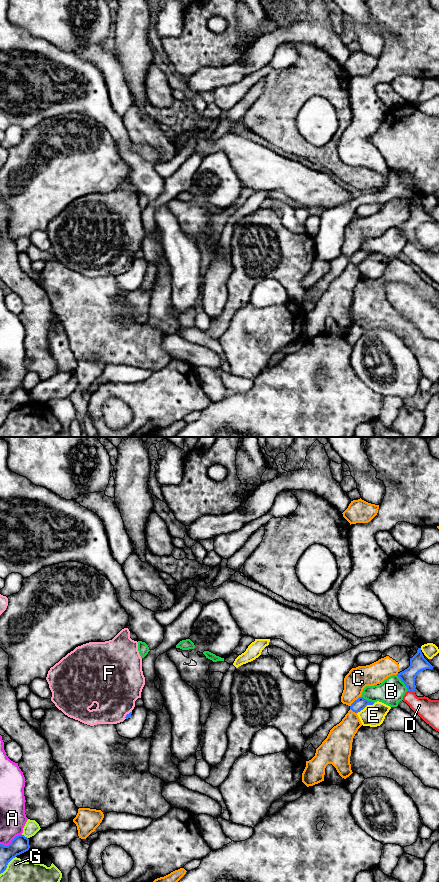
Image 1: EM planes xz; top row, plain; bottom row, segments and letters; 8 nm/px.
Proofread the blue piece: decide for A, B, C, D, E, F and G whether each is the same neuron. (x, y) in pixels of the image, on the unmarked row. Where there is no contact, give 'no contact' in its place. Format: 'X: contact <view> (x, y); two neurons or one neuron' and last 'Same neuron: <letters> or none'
A: contact xz (11, 394); two neurons
B: contact xz (403, 234); two neurons
C: contact xz (354, 253); two neurons
D: contact xz (411, 242); two neurons
E: contact xz (365, 258); two neurons
F: contact xz (127, 266); one neuron
G: contact xz (24, 388); two neurons
Same neuron: F

